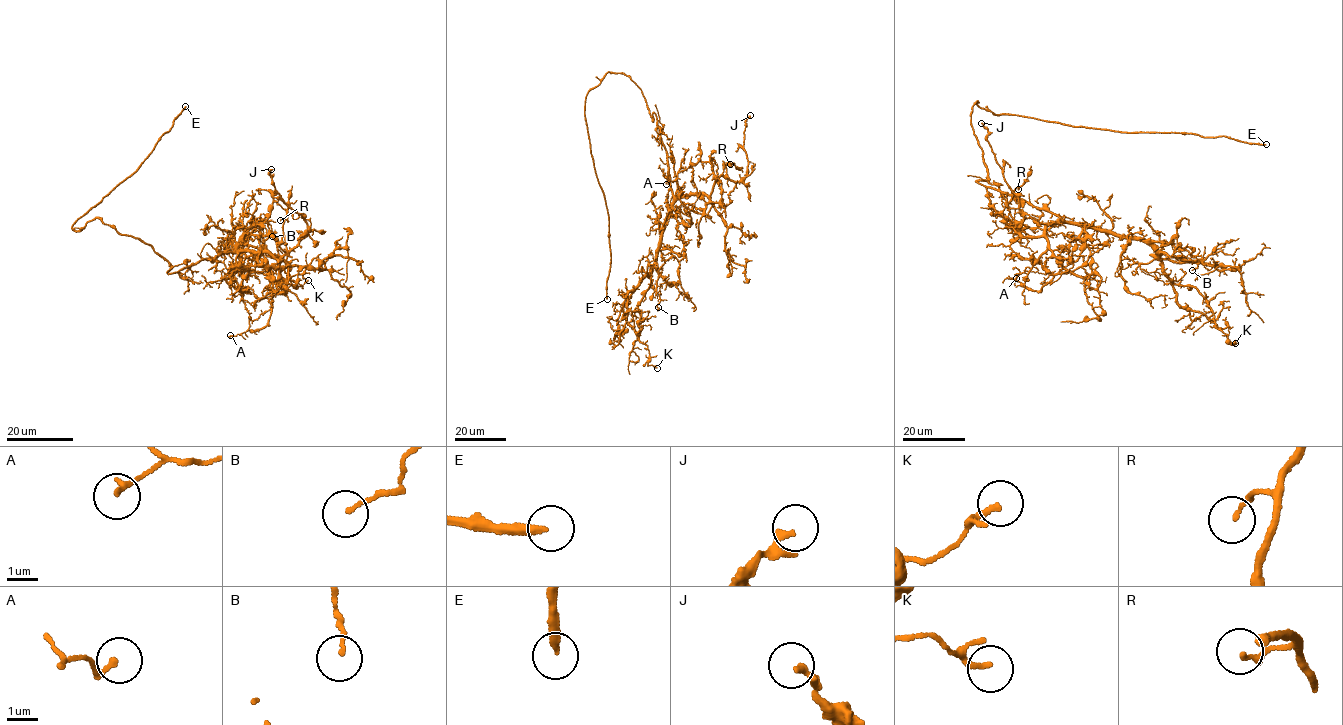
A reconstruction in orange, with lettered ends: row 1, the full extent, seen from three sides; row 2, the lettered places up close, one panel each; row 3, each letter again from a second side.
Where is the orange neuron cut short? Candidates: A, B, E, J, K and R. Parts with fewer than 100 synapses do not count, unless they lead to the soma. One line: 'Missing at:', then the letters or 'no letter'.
Missing at: E

